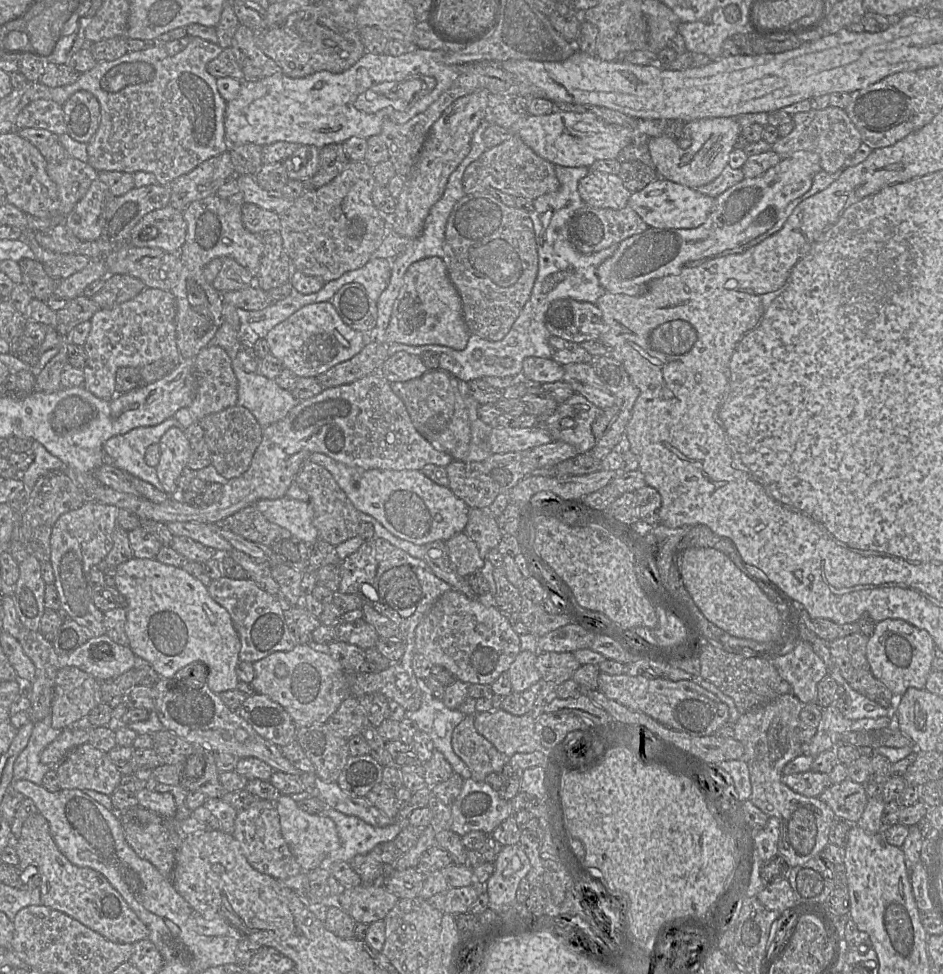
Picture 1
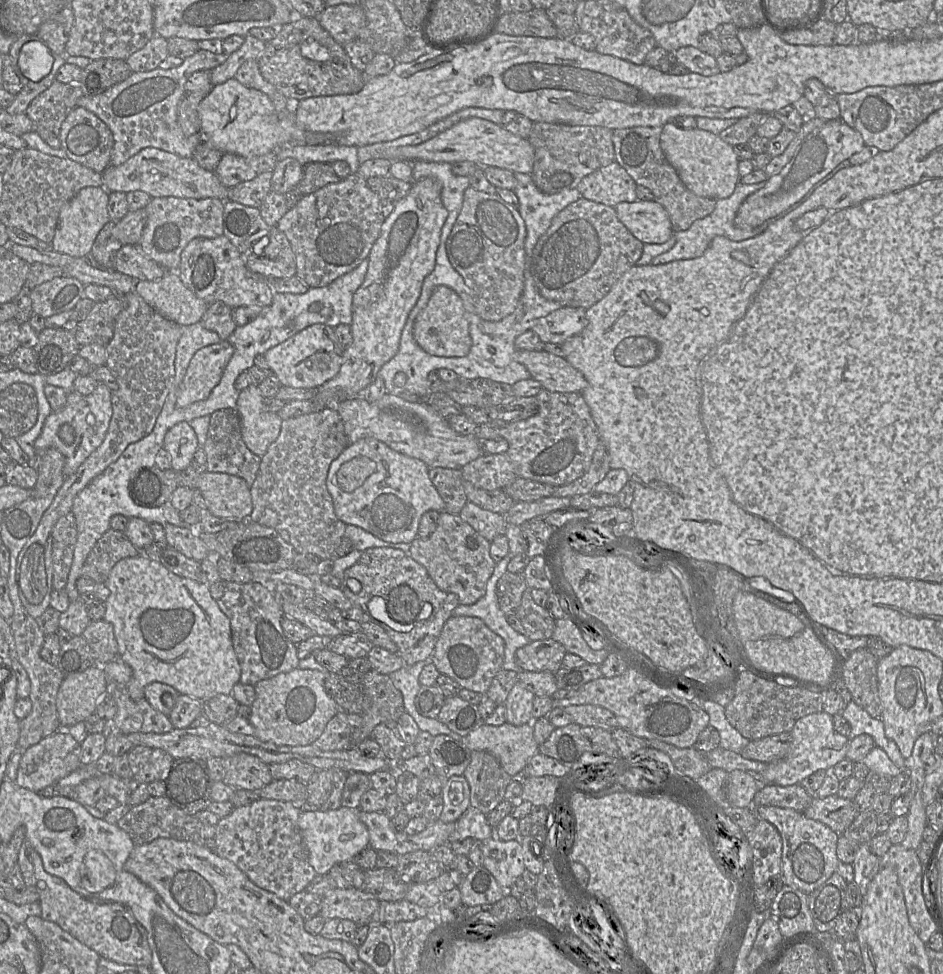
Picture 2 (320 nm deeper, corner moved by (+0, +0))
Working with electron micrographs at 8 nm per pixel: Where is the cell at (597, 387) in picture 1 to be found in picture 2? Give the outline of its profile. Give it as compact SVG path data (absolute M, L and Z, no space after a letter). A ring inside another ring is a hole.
M518 350L514 359L523 364L531 378L551 392L582 393L587 387L584 375L573 367L565 358L544 350Z

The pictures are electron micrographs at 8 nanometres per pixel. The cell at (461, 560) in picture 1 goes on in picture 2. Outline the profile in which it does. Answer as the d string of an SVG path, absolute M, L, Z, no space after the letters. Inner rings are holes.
M447 511L440 512L437 527L429 537L417 536L411 542L409 555L426 568L439 589L455 594L464 605L472 605L485 595L487 582L496 565L490 556L490 541L459 515Z

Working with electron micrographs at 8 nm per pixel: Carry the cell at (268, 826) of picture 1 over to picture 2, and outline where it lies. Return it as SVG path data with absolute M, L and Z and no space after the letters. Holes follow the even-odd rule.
M262 798L234 808L215 826L215 852L234 863L258 887L288 901L293 895L306 890L317 875L309 863L298 826L303 808L291 802Z

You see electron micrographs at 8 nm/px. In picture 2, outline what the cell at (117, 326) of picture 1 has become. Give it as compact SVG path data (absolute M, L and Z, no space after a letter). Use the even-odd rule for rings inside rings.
M98 382L95 391L89 395L70 390L65 407L52 411L45 419L42 431L34 442L34 449L38 456L49 448L56 448L62 453L65 458L64 480L75 473L105 439L112 417L111 396L112 391L102 382Z

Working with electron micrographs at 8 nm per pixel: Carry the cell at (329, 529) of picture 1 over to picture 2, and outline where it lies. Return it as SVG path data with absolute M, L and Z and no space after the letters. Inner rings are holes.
M335 406L316 409L311 413L283 420L279 436L261 457L256 479L250 486L253 509L248 520L276 531L288 531L289 543L297 554L312 554L321 560L334 559L347 524L335 514L326 479L330 464L349 444L342 419Z

